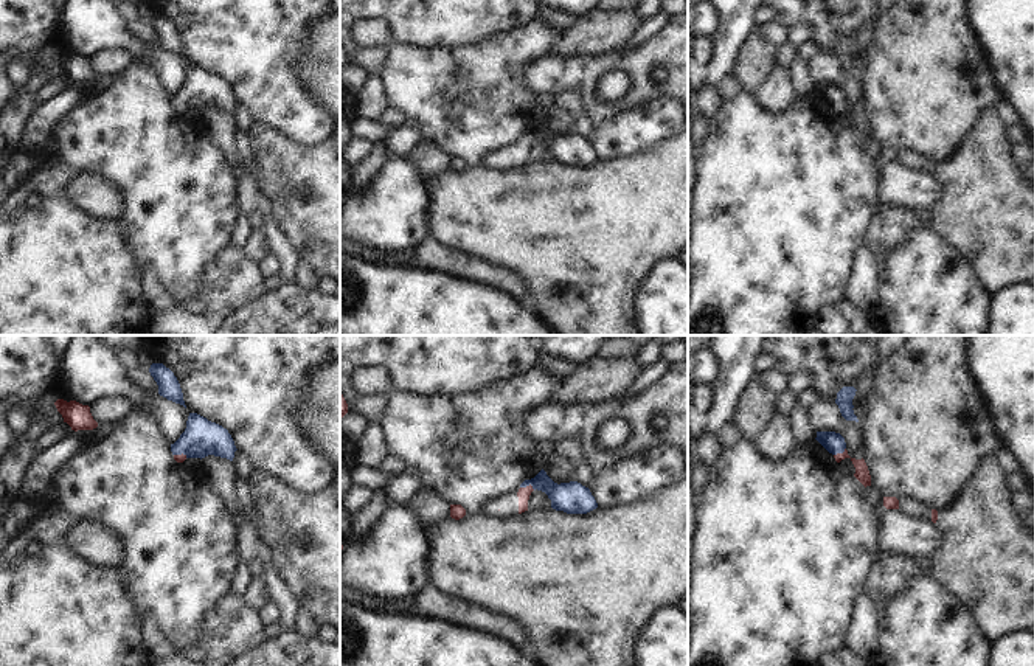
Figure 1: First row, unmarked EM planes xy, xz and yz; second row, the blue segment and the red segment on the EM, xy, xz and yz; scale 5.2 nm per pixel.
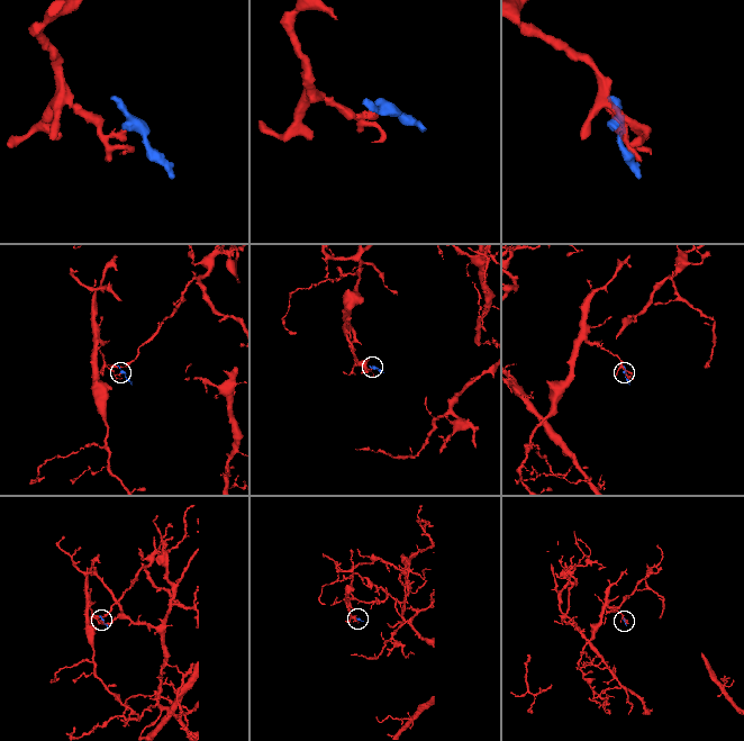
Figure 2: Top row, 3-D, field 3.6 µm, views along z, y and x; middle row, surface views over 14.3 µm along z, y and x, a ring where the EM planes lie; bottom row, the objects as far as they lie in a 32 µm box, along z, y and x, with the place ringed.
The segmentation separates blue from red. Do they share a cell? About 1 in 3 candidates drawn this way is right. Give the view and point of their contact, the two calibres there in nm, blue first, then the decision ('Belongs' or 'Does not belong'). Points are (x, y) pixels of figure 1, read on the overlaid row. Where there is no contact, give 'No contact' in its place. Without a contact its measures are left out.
Touches blue at xz (528, 485). Thickness 160 nm (blue) against 70 nm. Belongs

